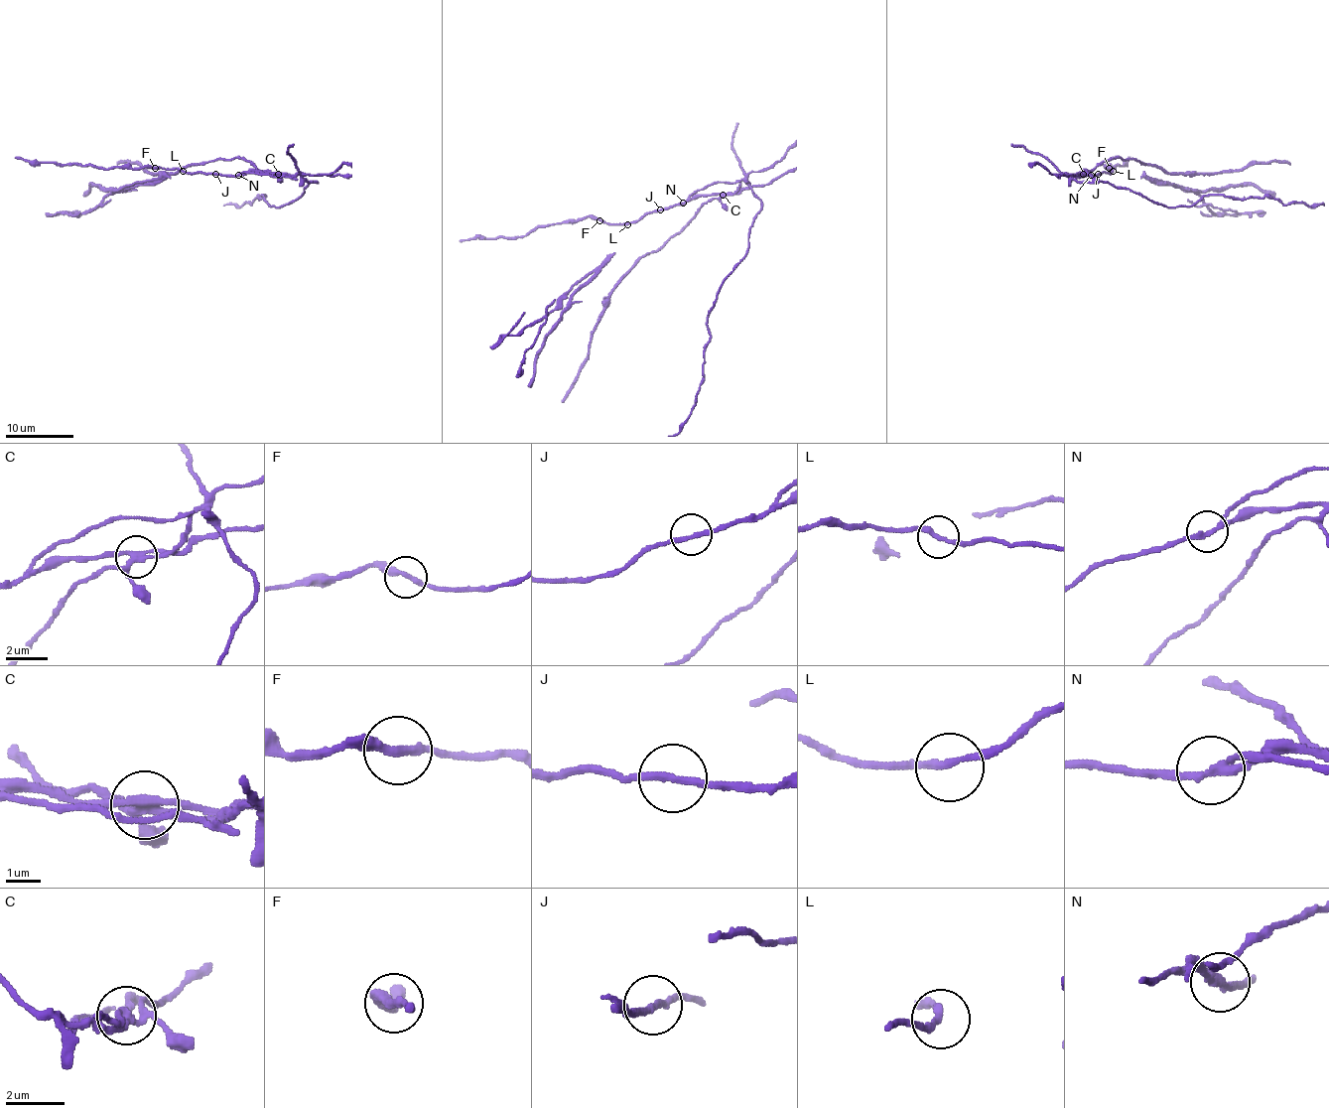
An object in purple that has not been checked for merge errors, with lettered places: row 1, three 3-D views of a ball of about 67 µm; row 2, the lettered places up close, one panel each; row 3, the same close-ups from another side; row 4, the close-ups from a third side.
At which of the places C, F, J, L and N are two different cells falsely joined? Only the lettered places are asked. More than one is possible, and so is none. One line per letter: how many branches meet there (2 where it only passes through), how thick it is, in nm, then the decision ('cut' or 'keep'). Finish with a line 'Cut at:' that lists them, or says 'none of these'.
C: branches 4; calibre 280 nm; cut
F: branches 2; calibre 260 nm; keep
J: branches 2; calibre 220 nm; keep
L: branches 2; calibre 200 nm; keep
N: branches 2; calibre 240 nm; cut
Cut at: C, N

